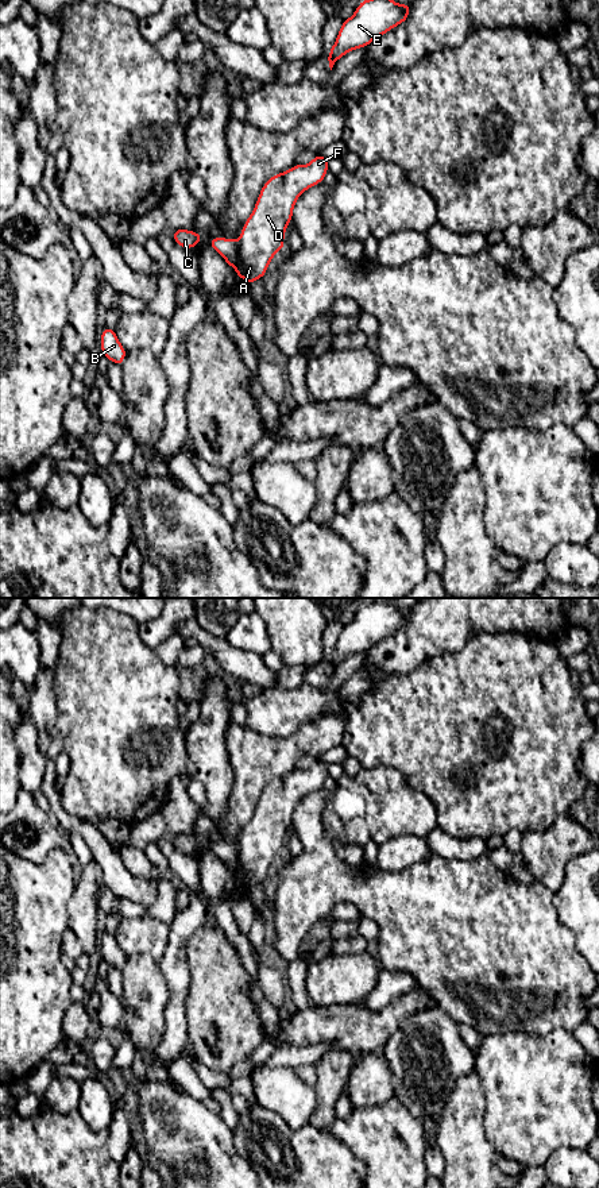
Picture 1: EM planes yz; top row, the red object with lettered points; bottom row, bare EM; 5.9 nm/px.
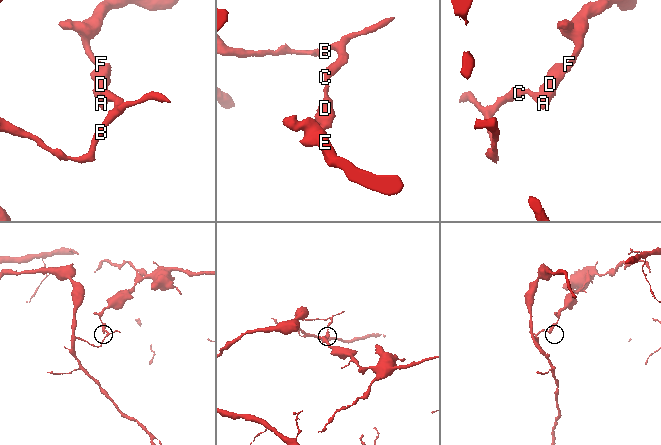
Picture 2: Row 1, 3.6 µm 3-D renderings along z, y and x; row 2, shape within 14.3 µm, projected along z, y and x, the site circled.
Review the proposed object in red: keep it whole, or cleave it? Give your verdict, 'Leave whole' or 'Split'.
Split

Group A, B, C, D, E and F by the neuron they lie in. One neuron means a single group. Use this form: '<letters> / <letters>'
A D E F / B C

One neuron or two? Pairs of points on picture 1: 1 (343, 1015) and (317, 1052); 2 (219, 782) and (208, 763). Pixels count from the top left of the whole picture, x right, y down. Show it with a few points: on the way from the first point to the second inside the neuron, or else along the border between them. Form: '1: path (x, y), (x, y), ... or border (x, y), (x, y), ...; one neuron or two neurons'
1: border (293, 1045), (327, 1042), (332, 1048); two neurons
2: path (217, 778), (212, 767); one neuron

